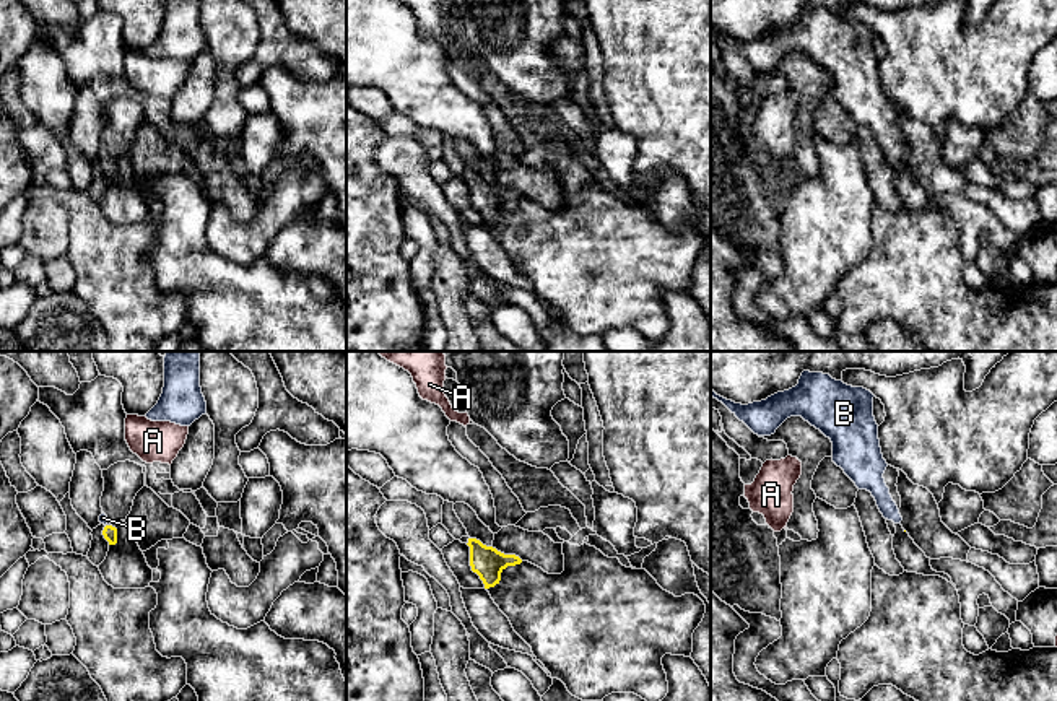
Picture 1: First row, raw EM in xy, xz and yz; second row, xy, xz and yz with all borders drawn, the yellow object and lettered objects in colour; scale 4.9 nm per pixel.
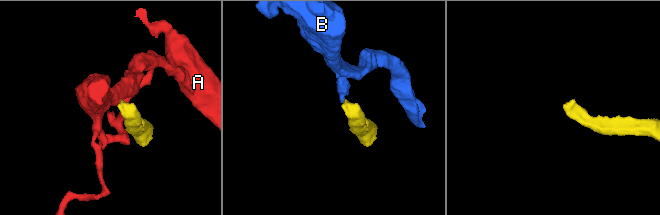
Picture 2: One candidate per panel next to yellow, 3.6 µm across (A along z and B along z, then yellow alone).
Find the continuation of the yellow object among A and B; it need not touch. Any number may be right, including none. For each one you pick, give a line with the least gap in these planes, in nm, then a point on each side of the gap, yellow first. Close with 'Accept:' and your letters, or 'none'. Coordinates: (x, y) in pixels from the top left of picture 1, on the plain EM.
B: gap 0 nm
Accept: B

